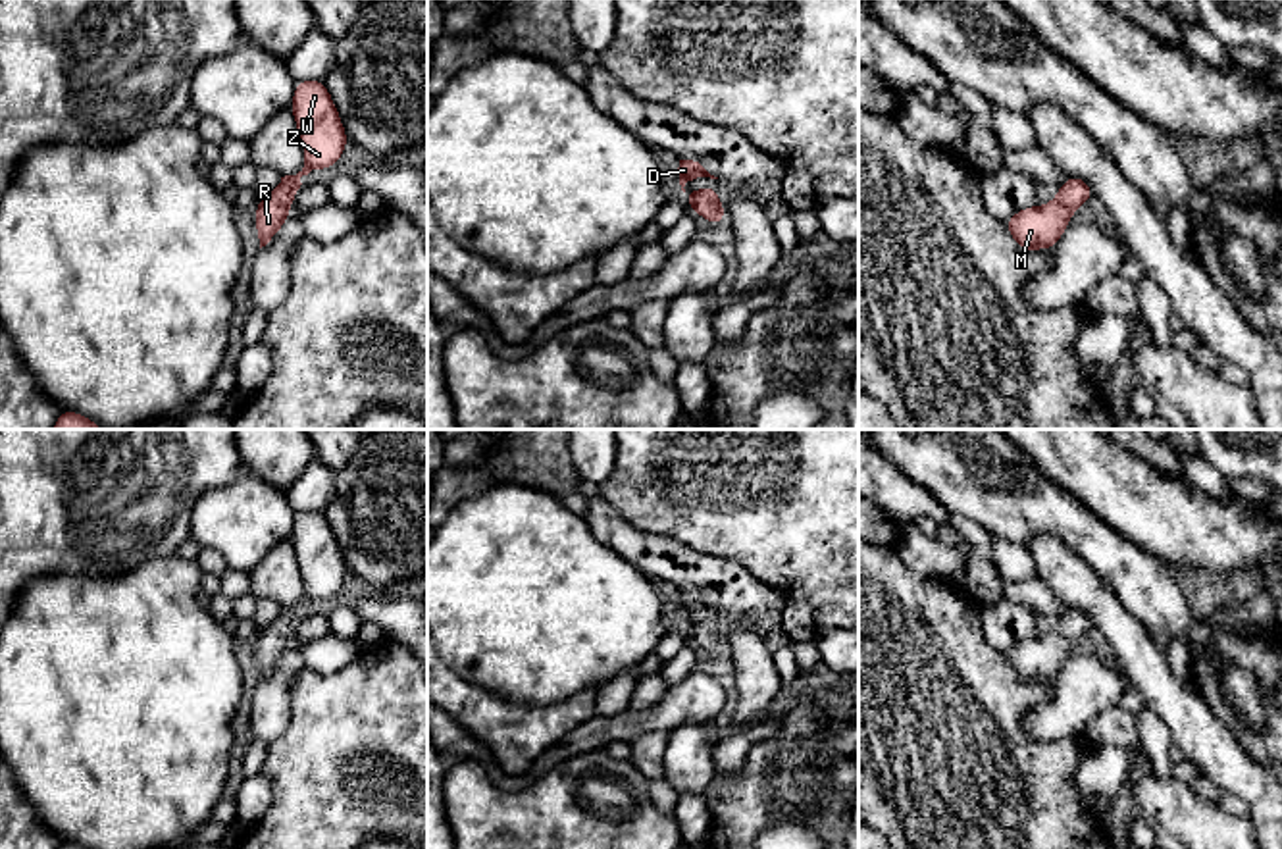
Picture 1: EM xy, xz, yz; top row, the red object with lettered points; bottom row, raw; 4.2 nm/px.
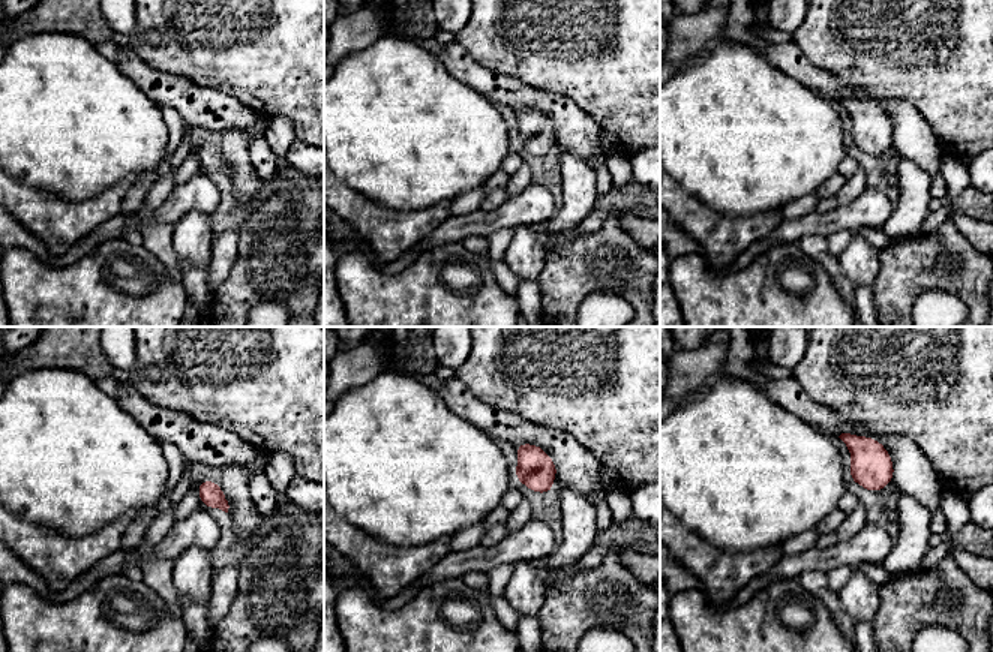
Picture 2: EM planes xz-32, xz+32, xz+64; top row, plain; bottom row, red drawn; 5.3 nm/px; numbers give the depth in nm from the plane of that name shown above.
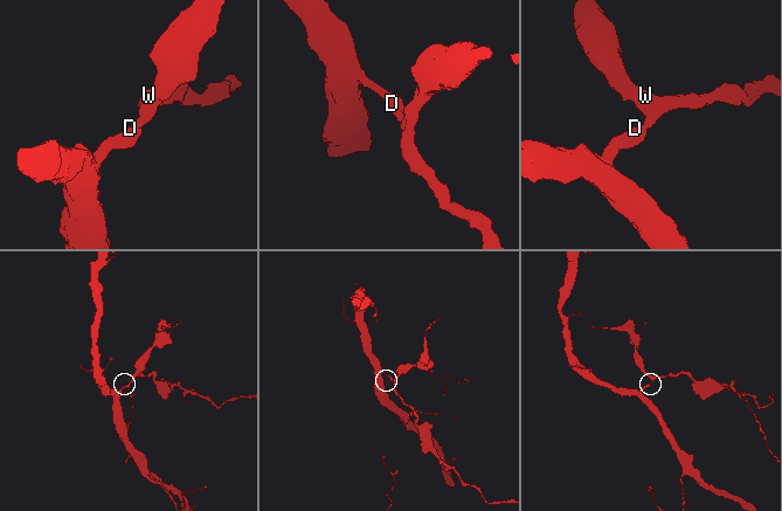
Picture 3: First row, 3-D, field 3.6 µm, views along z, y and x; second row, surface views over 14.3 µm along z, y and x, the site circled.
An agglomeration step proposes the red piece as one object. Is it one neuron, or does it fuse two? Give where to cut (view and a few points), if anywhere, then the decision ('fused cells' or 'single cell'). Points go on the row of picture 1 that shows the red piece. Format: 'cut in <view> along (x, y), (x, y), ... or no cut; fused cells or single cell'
no cut; single cell

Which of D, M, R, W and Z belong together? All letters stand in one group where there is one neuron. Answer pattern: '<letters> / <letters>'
D M R W Z

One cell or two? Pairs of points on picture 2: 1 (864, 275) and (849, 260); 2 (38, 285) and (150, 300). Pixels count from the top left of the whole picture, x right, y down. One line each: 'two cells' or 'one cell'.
1: one cell
2: one cell

